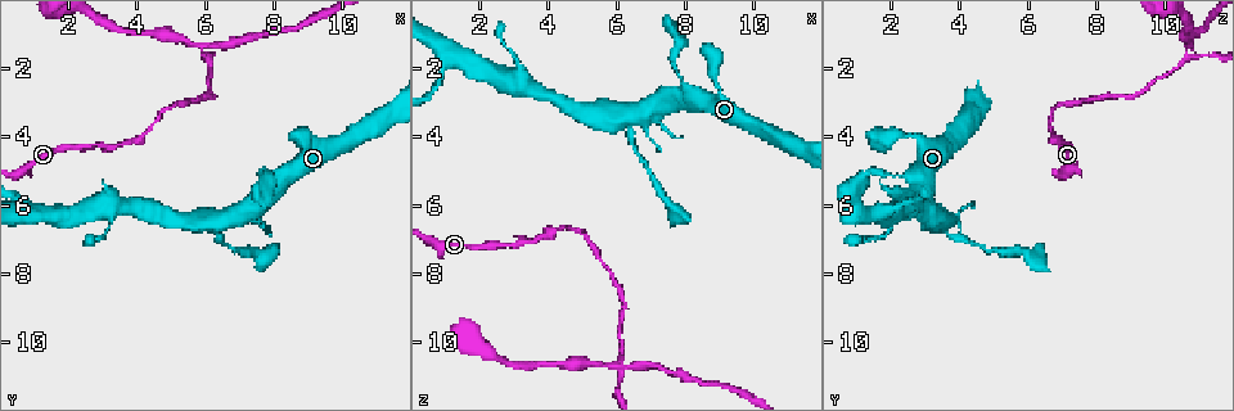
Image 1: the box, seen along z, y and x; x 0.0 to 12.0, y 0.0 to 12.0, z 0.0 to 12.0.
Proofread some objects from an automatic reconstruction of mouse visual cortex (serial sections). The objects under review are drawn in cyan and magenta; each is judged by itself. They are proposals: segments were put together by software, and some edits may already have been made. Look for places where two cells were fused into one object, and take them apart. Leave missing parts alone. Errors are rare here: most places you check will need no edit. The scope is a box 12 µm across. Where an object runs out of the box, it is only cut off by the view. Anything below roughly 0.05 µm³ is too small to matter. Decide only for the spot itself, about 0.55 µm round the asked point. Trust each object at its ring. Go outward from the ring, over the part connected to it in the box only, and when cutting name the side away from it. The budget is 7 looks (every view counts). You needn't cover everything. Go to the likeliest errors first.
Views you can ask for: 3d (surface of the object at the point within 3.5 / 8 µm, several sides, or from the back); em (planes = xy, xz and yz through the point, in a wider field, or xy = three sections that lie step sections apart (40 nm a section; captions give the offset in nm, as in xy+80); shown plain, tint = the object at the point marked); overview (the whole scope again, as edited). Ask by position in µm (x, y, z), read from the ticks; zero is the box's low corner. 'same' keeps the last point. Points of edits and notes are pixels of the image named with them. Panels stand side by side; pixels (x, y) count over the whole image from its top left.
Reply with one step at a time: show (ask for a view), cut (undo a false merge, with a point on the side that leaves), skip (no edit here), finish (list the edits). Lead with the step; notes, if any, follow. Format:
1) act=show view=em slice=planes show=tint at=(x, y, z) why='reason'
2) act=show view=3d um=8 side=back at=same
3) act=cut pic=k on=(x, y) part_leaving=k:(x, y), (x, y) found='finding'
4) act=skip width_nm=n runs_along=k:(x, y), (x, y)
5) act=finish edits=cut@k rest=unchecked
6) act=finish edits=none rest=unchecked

act=show view=3d um=3.5 at=(5.8, 1.4, 10.7) why='narrows sharply'

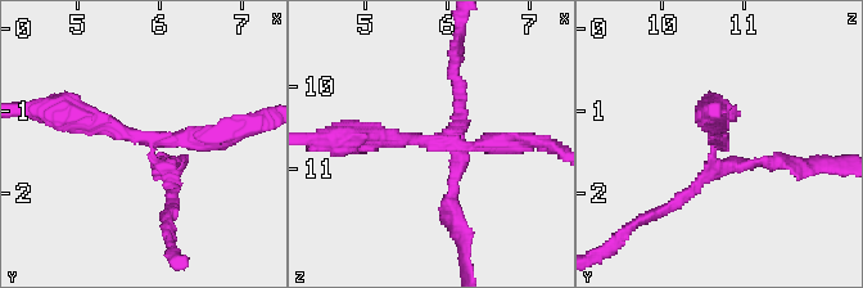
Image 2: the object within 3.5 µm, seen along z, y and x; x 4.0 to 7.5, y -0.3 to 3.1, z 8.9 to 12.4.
act=show view=em slice=xy step=2 show=tint at=(5.90, 1.40, 10.65) arms=4 arm_widths_nm=150,150,250,250

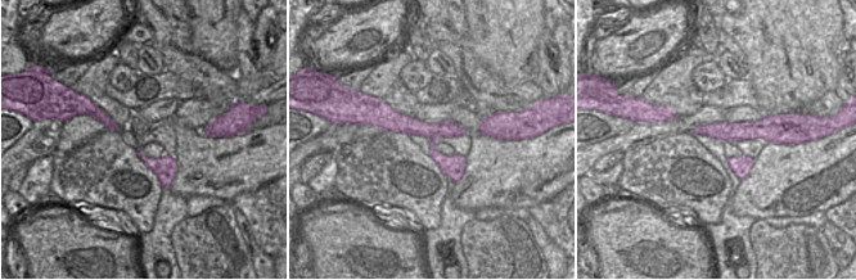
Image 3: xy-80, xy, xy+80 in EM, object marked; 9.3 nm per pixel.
act=skip runs_along=2:(174, 208), (147, 136), (75, 117) found='continuous, no second cell'

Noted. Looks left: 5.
act=show view=3d um=8 at=(6.4, 6.4, 3.4) why='sharp bend'

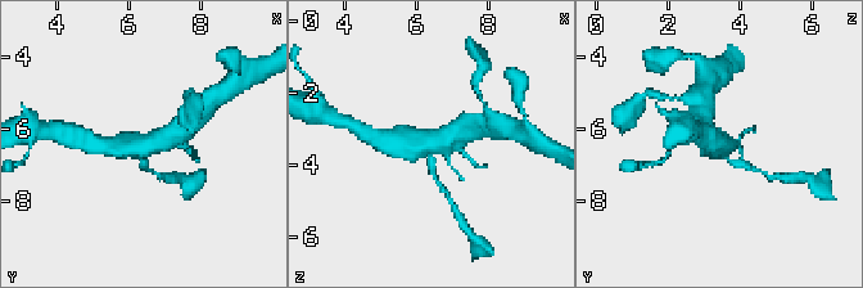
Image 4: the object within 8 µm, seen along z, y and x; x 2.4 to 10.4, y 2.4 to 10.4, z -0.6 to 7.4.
act=show view=3d um=3.5 at=(6.4, 6.4, 3.4)

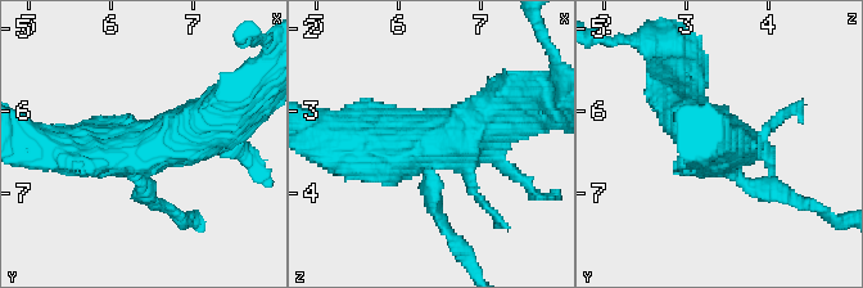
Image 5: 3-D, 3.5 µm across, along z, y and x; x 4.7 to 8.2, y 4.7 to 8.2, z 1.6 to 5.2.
act=show view=em slice=planes show=tint at=(6.40, 6.45, 3.40) why='now the EM'

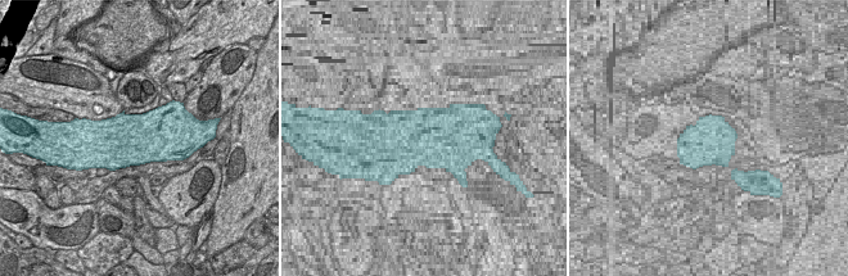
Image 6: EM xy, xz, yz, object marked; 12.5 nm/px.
act=skip runs_along=5:(527, 103), (455, 139), (373, 145) found='all the same cell'

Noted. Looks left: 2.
act=show view=3d um=3.5 at=(3.3, 6.1, 2.5)

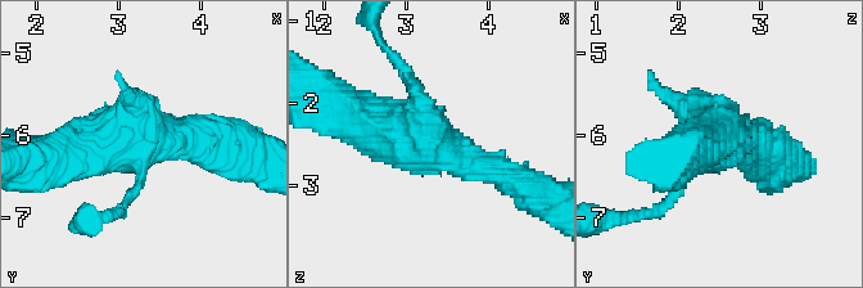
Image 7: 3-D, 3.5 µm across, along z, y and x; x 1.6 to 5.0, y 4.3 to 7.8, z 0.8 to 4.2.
act=show view=em slice=xy step=3 show=tint at=(3.20, 6.00, 2.50) why='shape alone is not enough'

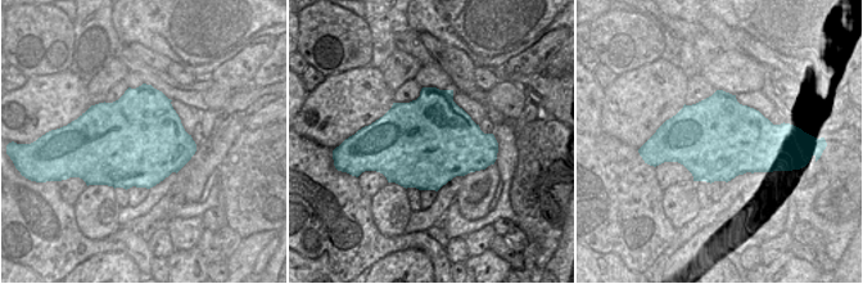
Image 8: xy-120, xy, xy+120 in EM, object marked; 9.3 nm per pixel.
act=skip width_nm=850 runs_along=7:(482, 166), (328, 100) found='all the same cell'

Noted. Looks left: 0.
act=finish edits=none rest=unchecked

